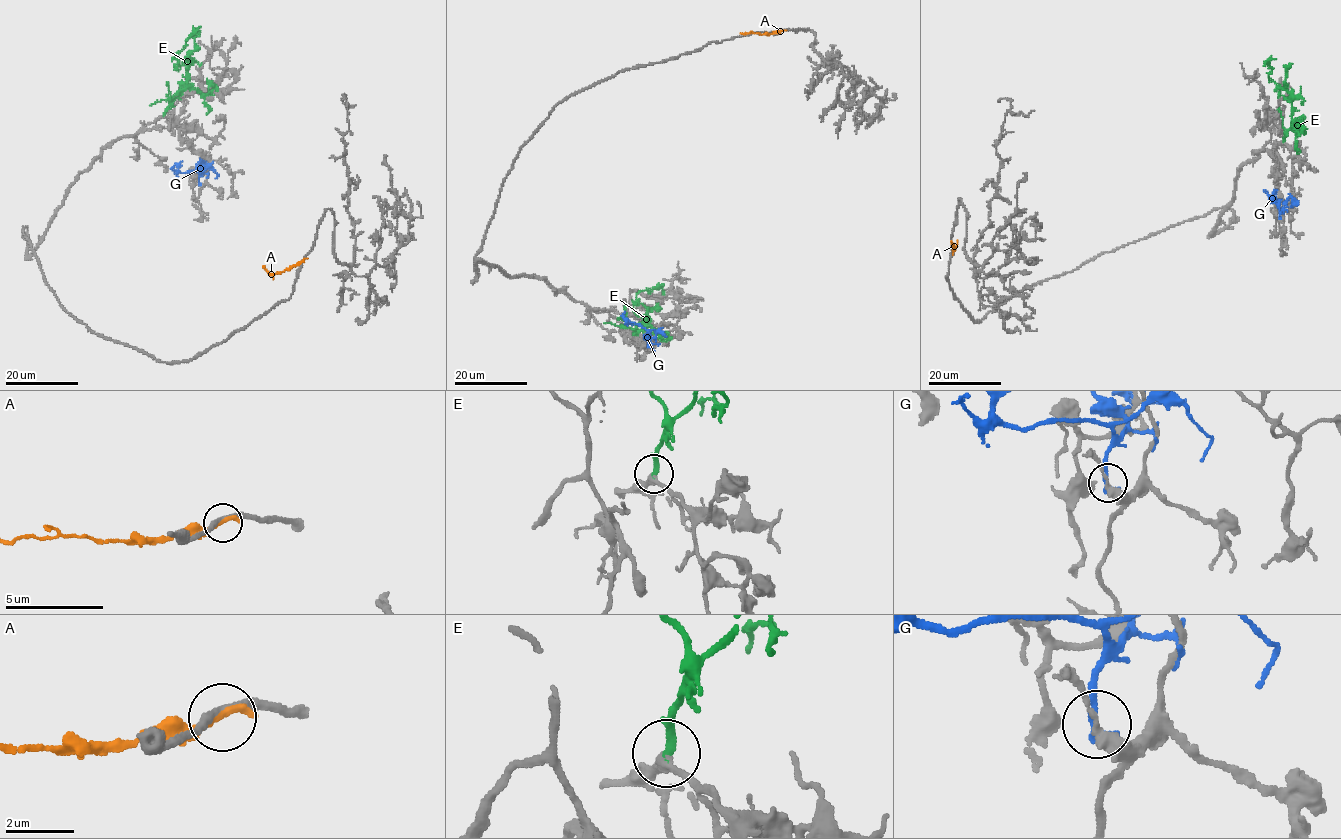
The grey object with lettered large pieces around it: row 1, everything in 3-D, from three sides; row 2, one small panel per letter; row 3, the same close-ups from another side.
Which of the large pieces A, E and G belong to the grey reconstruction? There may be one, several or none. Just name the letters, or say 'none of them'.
E

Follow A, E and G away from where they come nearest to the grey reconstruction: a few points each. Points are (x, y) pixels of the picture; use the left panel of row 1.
A: (303, 259), (275, 274), (270, 274), (263, 265)
E: (163, 115), (172, 98), (185, 87), (187, 57), (179, 58), (175, 54), (200, 26)
G: (199, 183), (198, 172), (178, 172), (173, 167)

